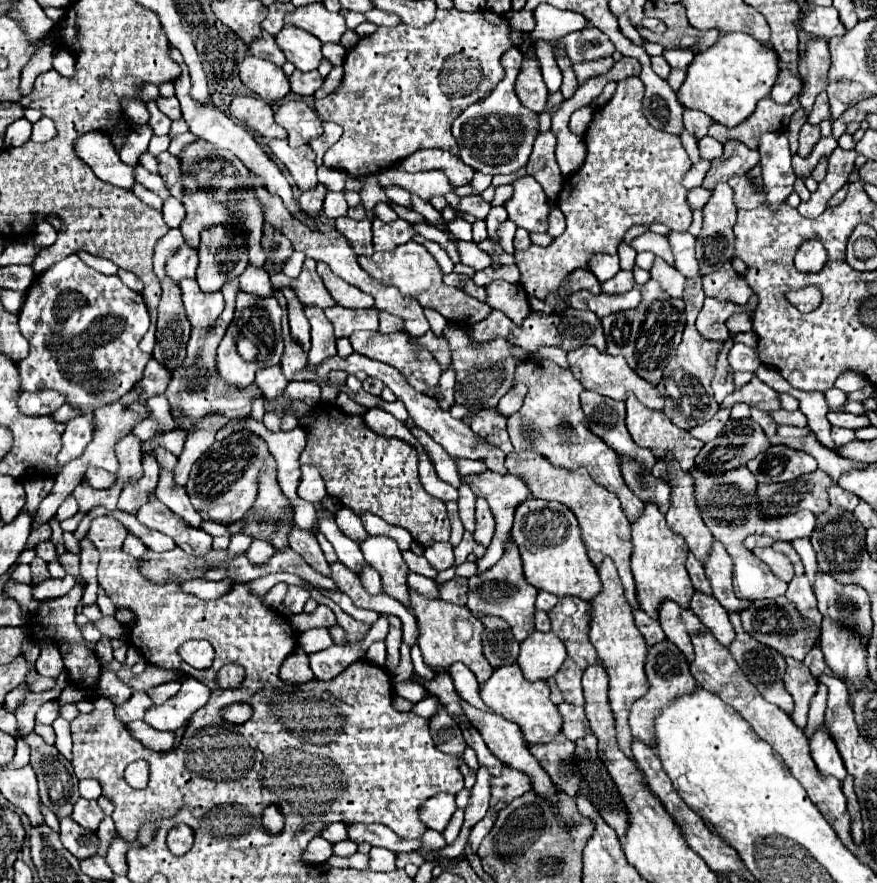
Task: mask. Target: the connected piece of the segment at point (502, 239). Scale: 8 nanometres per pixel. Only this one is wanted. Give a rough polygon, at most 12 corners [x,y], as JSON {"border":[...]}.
{"border":[[505,220],[497,230],[497,242],[505,252],[513,252],[517,226]]}

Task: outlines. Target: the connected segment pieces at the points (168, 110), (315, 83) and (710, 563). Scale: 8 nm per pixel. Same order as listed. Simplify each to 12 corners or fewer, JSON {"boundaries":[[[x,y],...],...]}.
{"boundaries":[[[157,98],[157,106],[171,120],[181,118],[179,100]],[[295,70],[291,90],[301,96],[313,96],[323,86],[317,70]],[[721,542],[713,544],[705,574],[713,596],[727,612],[751,602],[733,594],[733,562]]]}

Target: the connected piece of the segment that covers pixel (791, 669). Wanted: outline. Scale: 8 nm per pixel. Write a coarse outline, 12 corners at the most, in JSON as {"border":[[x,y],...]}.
{"border":[[787,660],[785,688],[795,700],[791,714],[799,728],[807,724],[809,700],[817,680],[805,664]]}

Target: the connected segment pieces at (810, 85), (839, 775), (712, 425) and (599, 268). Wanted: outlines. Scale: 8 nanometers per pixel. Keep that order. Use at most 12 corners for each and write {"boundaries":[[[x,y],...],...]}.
{"boundaries":[[[825,38],[807,44],[799,60],[805,114],[827,88],[829,46]],[[823,724],[809,738],[821,774],[847,776],[831,734]],[[719,410],[711,420],[689,432],[701,442],[717,438],[729,420],[729,410]],[[593,254],[589,270],[599,282],[613,278],[619,268],[619,256]]]}

